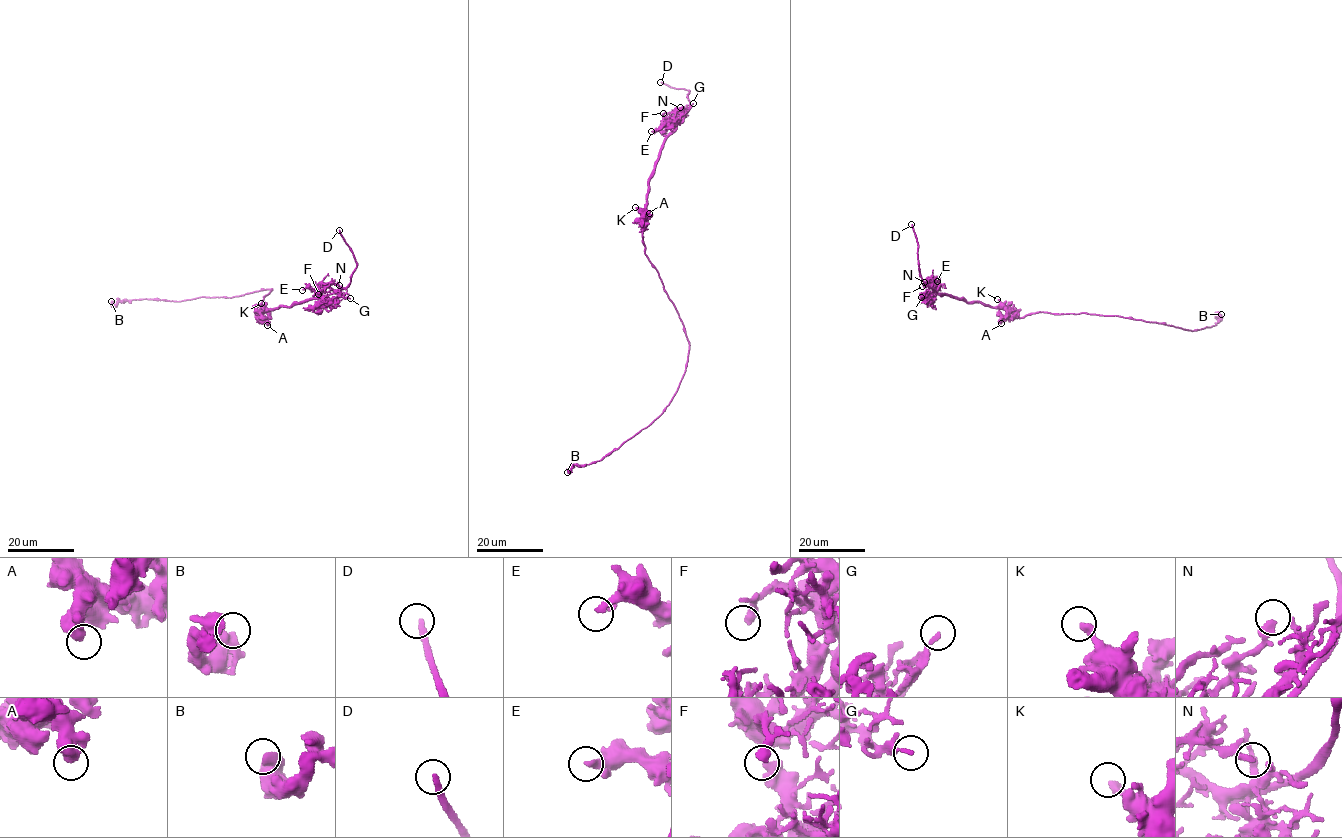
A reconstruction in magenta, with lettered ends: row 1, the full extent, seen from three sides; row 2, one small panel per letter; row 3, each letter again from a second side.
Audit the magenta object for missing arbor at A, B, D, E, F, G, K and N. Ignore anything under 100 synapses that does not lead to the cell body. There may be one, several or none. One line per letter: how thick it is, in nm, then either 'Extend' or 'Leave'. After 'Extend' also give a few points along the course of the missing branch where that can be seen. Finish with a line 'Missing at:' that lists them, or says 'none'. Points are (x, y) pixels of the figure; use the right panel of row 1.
A: Thickness 550 nm. Leave
B: Thickness 700 nm. Leave
D: Thickness 240 nm. Extend. Course of what is missing: (911, 224), (906, 195), (891, 174), (870, 157), (868, 147), (861, 140)
E: Thickness 260 nm. Leave
F: Thickness 360 nm. Leave
G: Thickness 180 nm. Leave
K: Thickness 320 nm. Leave
N: Thickness 200 nm. Leave
Missing at: D

